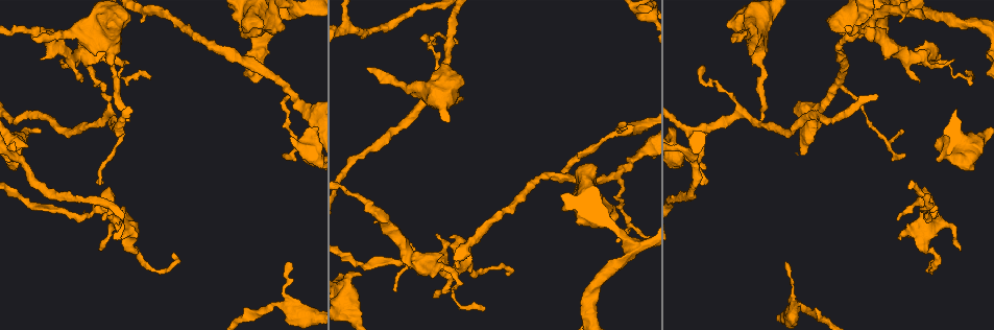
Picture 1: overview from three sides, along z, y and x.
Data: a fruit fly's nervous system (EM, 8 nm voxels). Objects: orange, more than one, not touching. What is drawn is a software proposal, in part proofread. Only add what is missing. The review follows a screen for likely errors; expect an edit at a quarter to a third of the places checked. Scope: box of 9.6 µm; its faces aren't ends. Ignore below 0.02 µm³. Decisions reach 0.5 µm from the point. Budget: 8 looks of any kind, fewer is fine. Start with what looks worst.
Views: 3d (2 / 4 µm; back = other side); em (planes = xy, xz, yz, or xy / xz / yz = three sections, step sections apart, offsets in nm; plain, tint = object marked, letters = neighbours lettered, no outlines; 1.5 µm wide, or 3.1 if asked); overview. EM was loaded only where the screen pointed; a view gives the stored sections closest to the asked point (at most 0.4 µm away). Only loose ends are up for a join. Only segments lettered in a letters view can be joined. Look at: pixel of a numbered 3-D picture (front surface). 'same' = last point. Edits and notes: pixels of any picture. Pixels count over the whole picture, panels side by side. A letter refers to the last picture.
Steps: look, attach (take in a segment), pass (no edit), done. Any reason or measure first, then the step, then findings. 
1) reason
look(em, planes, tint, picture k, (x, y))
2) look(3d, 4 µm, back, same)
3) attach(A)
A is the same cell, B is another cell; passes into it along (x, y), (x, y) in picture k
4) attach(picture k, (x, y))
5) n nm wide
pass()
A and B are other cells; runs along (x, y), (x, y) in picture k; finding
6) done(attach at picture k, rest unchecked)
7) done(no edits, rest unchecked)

an open end
look(3d, 2 µm, picture 1, (367, 68))

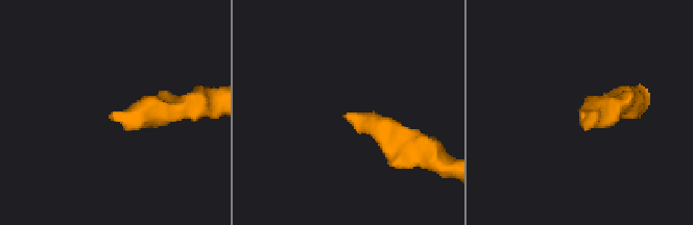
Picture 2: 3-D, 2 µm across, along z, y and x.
now the EM
look(em, xy, step 8, tint, picture 2, (342, 117))

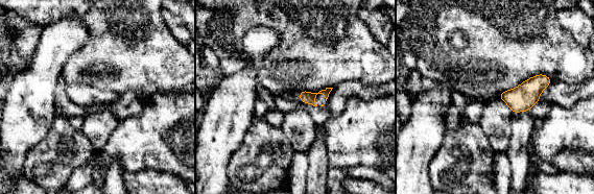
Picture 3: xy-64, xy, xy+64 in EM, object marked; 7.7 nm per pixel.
another direction
look(em, planes, letters, same)

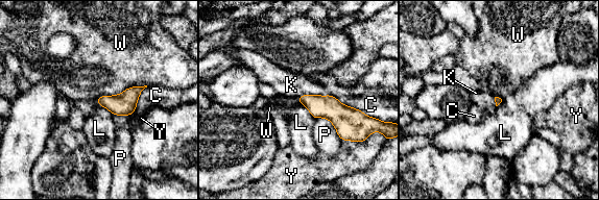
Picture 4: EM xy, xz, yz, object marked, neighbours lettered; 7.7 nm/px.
attach(K)
K is the same cell, C, L, P, W and Y are other cells; passes into it along (328, 106), (312, 95), (291, 84) in picture 4; it goes on there

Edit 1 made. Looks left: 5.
branch stops here
look(3d, 4 µm, picture 1, (484, 309))

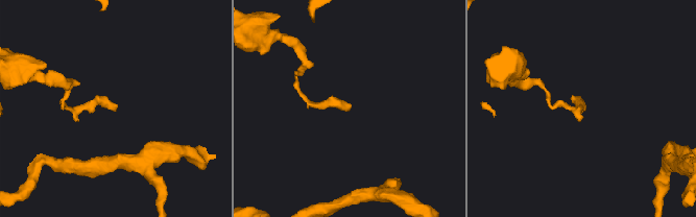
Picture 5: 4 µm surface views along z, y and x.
look(em, planes, tint, picture 5, (114, 107))

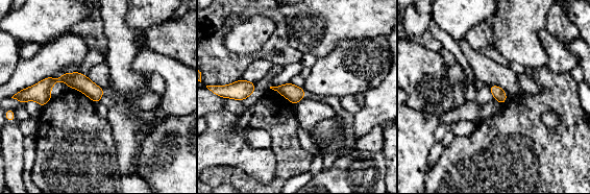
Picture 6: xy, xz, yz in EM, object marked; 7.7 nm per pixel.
see the neighbours
look(em, planes, letters, same)

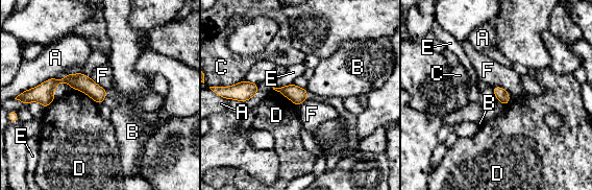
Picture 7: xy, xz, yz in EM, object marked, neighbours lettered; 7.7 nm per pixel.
pass()
A, B, C, D, E and F are other cells; no lettered segment goes on from it

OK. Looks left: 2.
done(attach at picture 4, rest unchecked)

